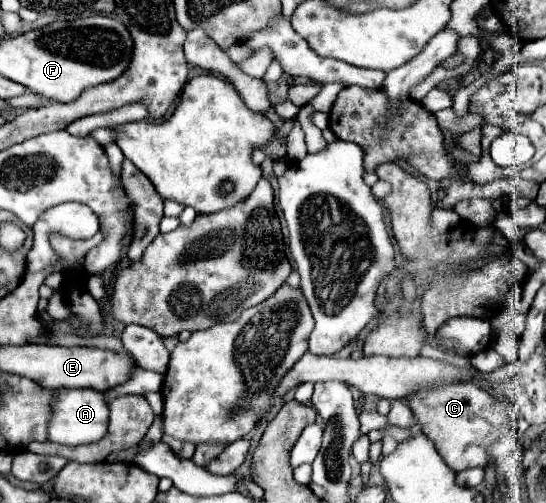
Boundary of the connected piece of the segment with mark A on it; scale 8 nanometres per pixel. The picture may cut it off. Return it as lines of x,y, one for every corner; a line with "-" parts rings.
59,389
53,401
53,413
49,421
49,441
61,445
85,445
97,443
105,437
109,427
109,405
105,393
95,389

